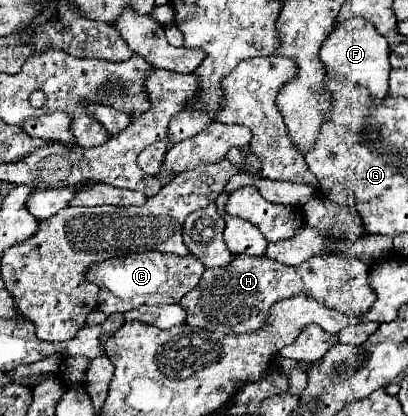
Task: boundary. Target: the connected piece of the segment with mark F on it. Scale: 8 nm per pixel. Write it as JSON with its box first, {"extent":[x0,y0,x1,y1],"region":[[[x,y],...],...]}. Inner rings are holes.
{"extent":[319,18,389,104],"region":[[[349,18],[341,26],[335,26],[333,32],[325,38],[319,58],[325,66],[325,72],[331,76],[343,76],[359,86],[369,90],[369,96],[373,104],[381,104],[383,98],[387,96],[387,86],[389,86],[389,46],[385,36],[377,34],[375,26],[369,22],[361,22],[361,18]]]}

